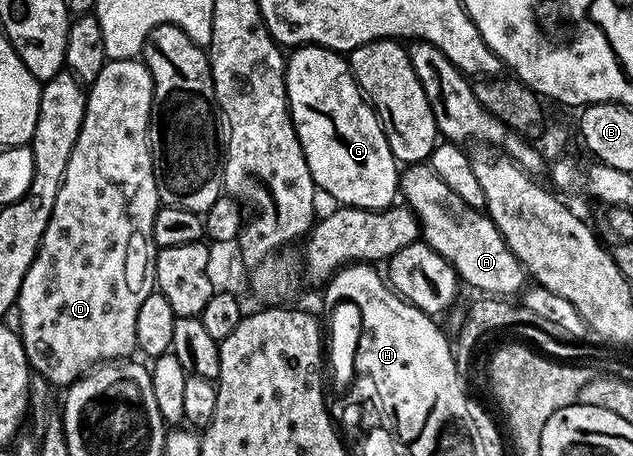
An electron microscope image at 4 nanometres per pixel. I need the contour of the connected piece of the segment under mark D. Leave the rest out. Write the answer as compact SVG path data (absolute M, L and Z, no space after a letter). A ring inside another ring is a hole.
M142 59L108 60L105 66L101 66L101 74L96 80L90 81L86 89L87 109L84 112L84 121L81 122L80 133L77 134L76 145L69 154L68 165L65 166L63 180L60 189L57 190L56 202L53 204L52 216L41 238L39 250L29 266L28 273L21 282L17 301L19 310L18 331L21 333L23 348L27 352L28 361L36 373L39 372L51 384L63 384L70 386L91 371L92 368L106 364L112 360L122 360L130 357L136 351L137 342L137 314L141 314L141 302L149 298L155 287L155 254L156 246L153 238L153 222L157 218L161 207L157 194L157 182L155 181L155 167L151 157L151 99L153 98L153 78L149 74L147 65Z

